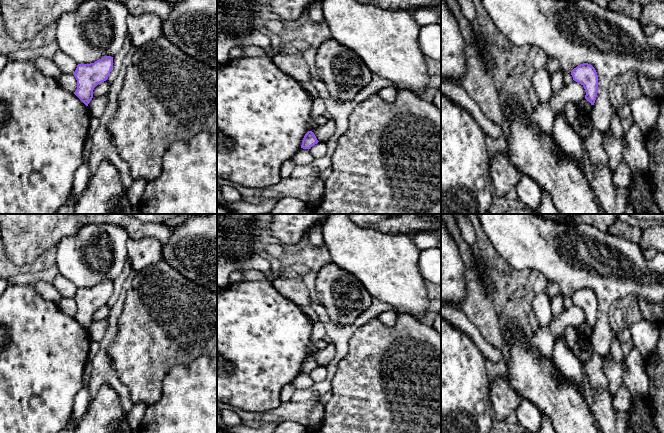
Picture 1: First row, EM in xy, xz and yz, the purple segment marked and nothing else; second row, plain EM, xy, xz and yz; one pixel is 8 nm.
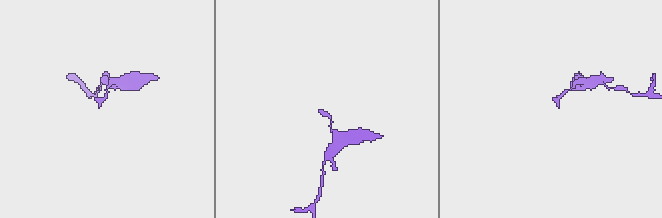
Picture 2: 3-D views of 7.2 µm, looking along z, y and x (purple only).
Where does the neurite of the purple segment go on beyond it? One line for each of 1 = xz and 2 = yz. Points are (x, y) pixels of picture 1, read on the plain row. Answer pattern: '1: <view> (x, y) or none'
1: none
2: none

